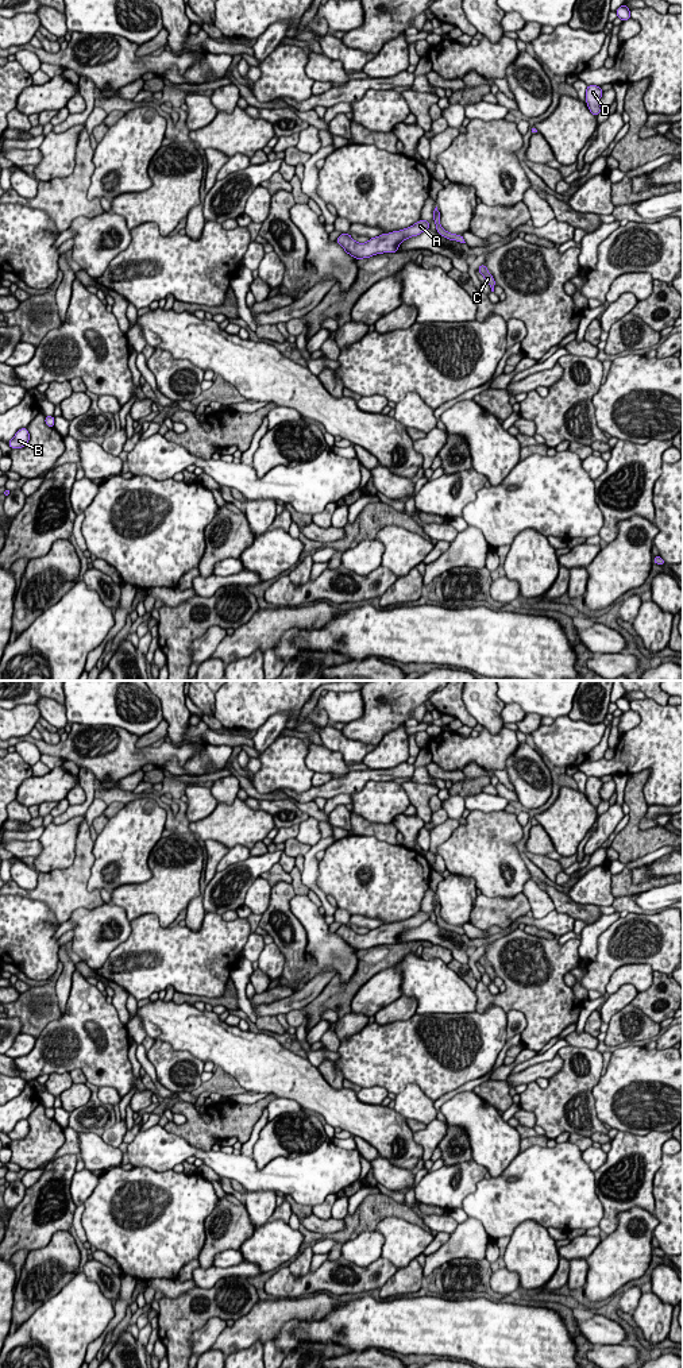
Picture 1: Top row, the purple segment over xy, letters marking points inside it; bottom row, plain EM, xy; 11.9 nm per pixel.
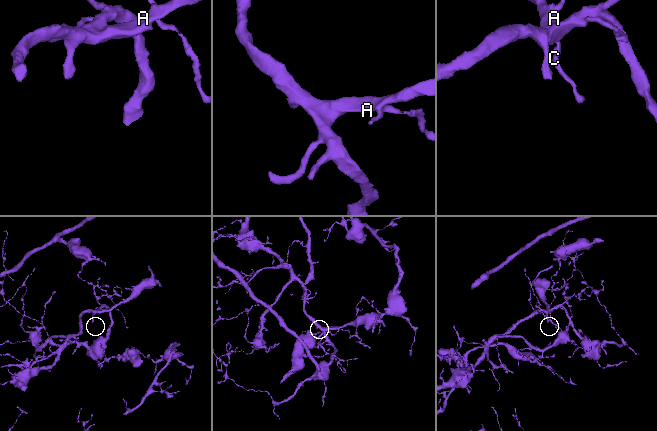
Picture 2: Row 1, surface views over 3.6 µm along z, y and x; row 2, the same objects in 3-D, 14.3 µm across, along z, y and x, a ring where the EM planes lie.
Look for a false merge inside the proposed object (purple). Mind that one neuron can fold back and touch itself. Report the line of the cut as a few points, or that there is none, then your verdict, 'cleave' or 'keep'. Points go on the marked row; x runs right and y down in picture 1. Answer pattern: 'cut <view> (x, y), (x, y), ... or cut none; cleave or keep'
cut xy (438, 209), (433, 218); cleave

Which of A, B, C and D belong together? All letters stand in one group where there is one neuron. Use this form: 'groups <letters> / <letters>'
groups A B D / C

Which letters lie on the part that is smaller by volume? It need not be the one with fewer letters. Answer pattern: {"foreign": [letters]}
{"foreign": ["C"]}

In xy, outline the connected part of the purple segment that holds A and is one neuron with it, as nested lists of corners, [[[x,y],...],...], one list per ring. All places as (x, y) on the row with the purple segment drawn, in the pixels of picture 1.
[[[418,220],[408,228],[382,234],[379,236],[368,239],[366,243],[358,243],[351,238],[350,234],[340,234],[340,236],[336,239],[336,243],[339,243],[352,258],[363,259],[377,254],[397,253],[400,244],[404,240],[420,235],[429,227],[429,221]]]

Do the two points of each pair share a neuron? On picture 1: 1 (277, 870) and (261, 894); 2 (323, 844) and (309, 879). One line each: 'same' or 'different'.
1: different
2: same

